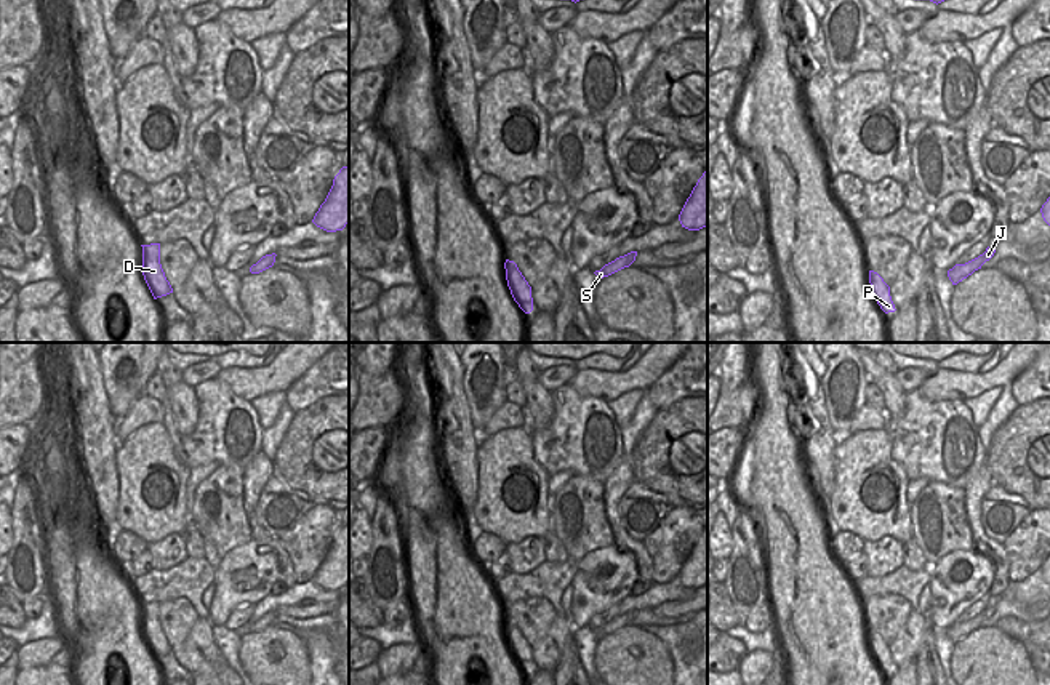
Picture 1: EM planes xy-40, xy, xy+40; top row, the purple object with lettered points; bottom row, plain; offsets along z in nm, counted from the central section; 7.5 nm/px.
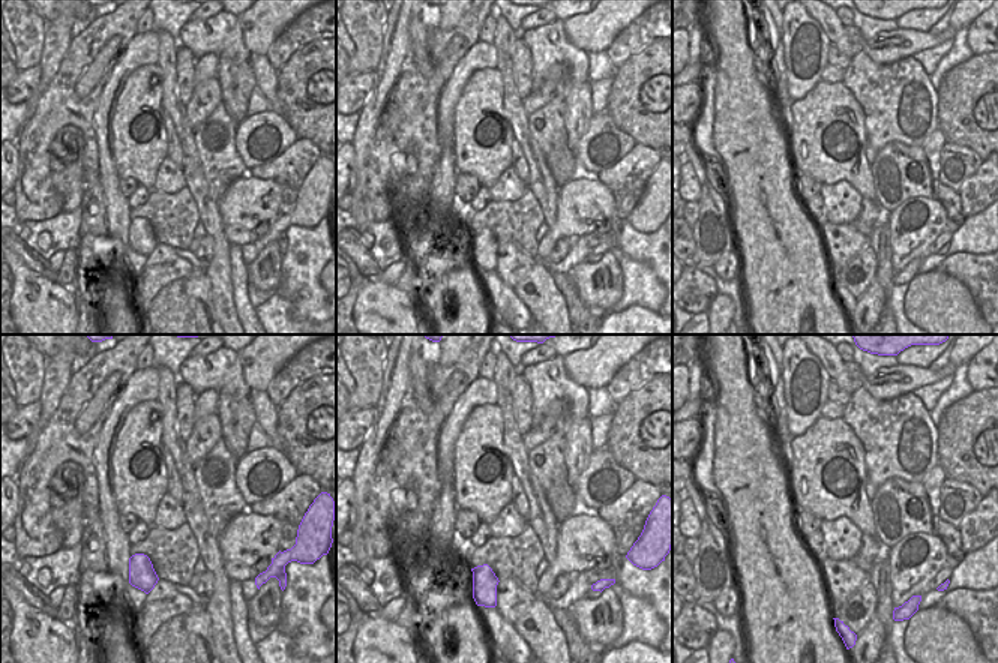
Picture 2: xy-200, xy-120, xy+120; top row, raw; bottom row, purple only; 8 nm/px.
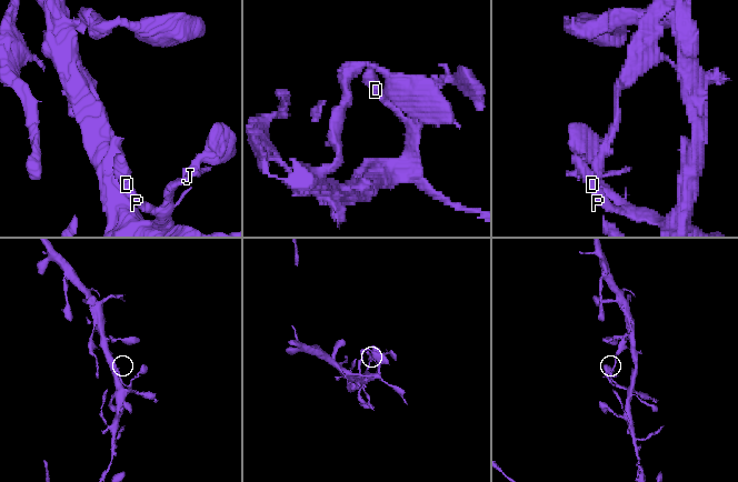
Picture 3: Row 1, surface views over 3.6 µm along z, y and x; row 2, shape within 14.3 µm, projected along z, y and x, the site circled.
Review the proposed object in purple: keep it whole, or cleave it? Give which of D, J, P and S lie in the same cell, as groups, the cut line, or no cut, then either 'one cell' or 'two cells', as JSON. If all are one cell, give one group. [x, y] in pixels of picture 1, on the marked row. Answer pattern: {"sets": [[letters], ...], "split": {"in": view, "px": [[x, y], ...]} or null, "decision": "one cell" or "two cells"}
{"sets": [["D", "J", "P", "S"]], "split": null, "decision": "one cell"}

